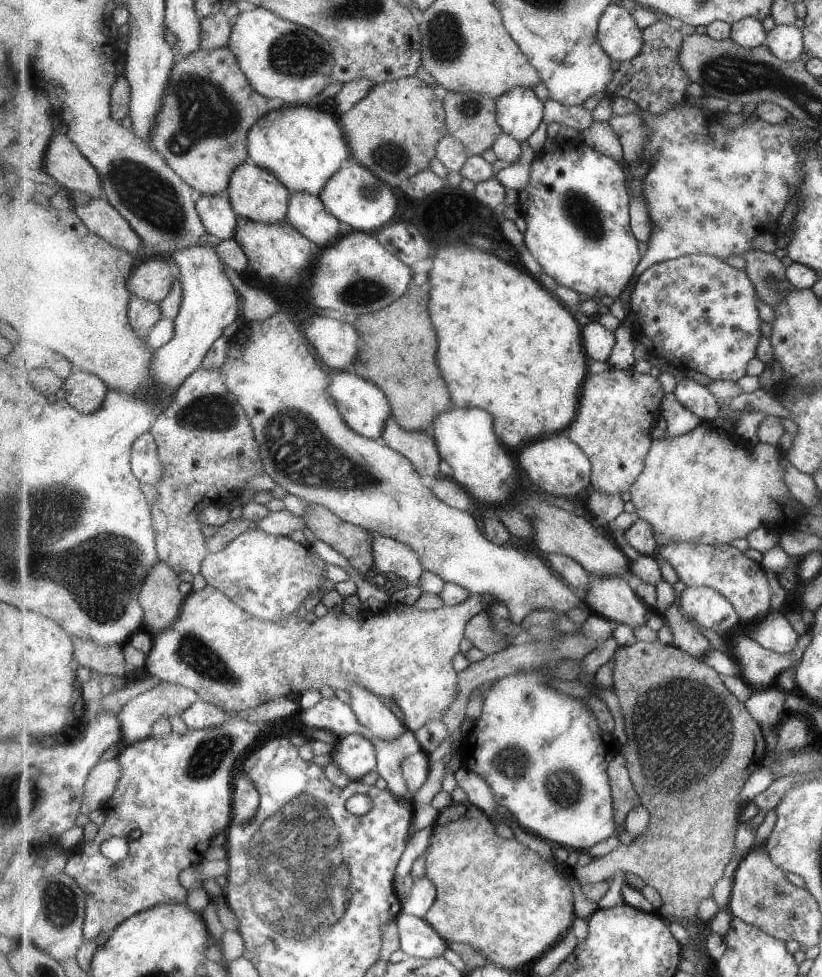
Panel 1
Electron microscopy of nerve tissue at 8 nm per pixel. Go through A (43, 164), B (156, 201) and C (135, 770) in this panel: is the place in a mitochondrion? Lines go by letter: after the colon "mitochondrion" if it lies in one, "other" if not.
A: other
B: mitochondrion
C: other

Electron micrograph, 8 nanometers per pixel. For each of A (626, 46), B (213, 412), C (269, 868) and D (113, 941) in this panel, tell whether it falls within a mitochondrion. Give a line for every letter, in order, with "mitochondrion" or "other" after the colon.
A: other
B: mitochondrion
C: mitochondrion
D: other

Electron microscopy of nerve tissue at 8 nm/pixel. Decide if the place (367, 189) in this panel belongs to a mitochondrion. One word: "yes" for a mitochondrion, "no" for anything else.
yes

